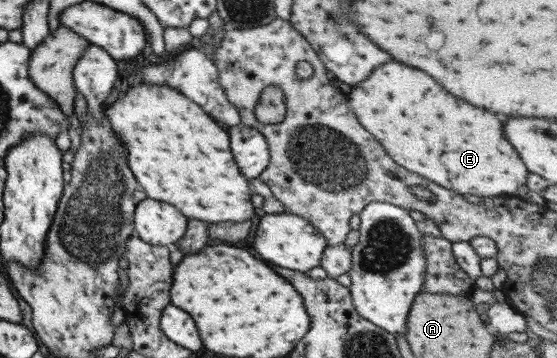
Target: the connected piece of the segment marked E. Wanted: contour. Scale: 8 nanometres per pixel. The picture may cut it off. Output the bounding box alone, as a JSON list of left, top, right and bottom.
[348,63,527,198]

